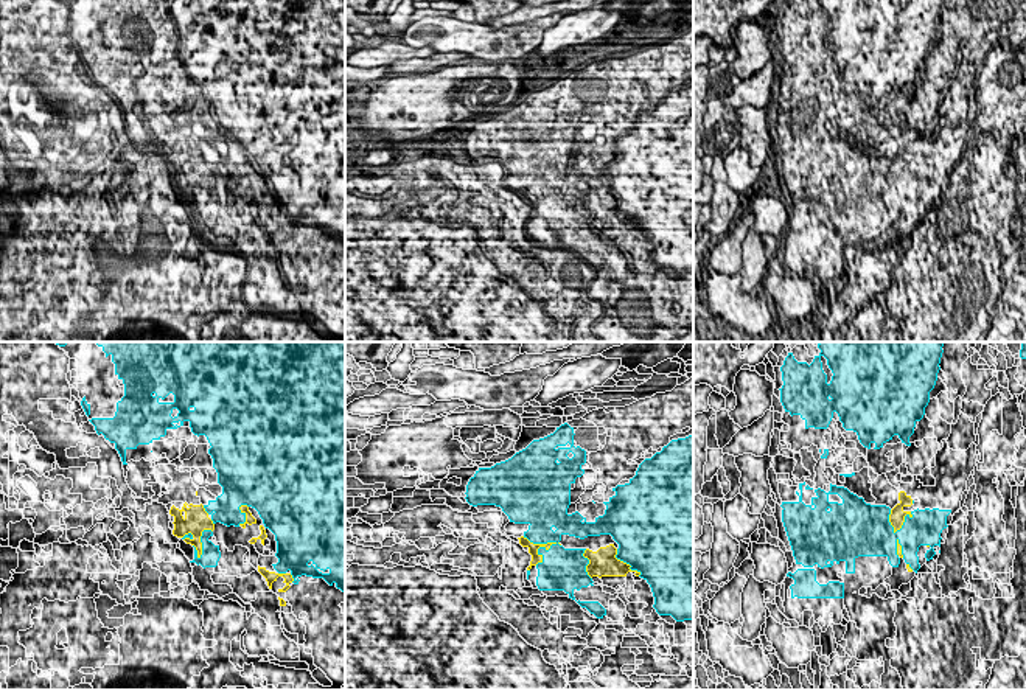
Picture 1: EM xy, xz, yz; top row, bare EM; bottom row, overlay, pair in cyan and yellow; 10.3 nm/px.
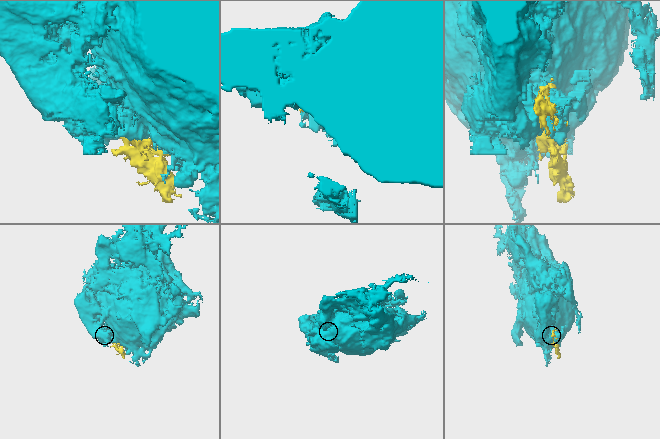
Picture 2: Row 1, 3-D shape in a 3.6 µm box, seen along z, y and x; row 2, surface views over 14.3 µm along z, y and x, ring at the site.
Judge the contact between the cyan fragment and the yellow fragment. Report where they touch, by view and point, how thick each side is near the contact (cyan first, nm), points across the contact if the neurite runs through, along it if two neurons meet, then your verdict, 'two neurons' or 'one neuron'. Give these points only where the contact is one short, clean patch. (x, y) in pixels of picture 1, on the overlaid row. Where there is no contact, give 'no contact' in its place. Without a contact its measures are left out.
xz (541, 543) | 320/100 nm | one neuron

